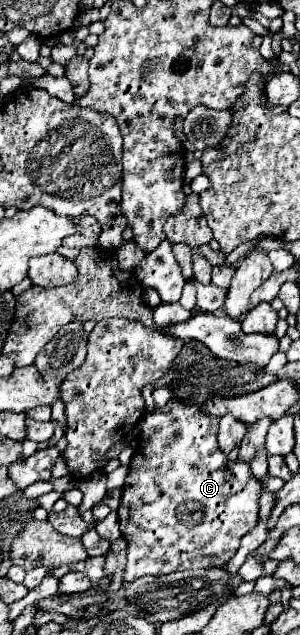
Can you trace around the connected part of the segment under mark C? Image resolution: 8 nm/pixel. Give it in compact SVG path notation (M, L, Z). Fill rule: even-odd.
M169 400L163 408L147 412L141 420L141 438L129 464L123 486L121 506L117 510L121 536L127 542L125 580L133 582L147 574L169 574L187 568L221 568L239 548L241 538L257 526L261 484L245 462L229 462L217 446L219 418L207 416L197 406L185 406Z

